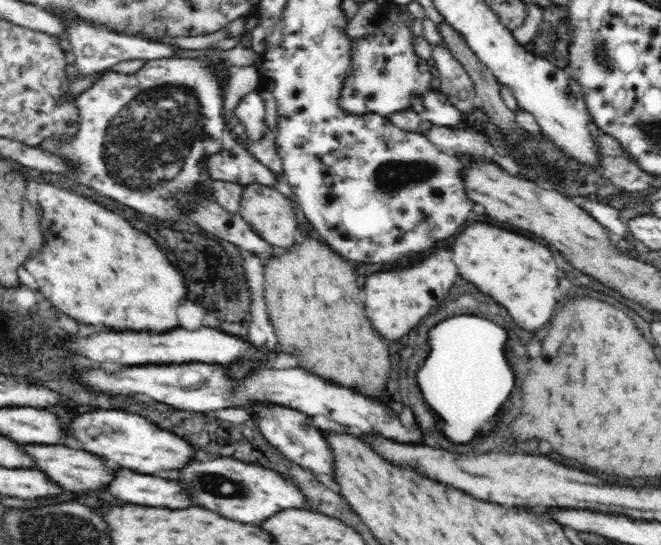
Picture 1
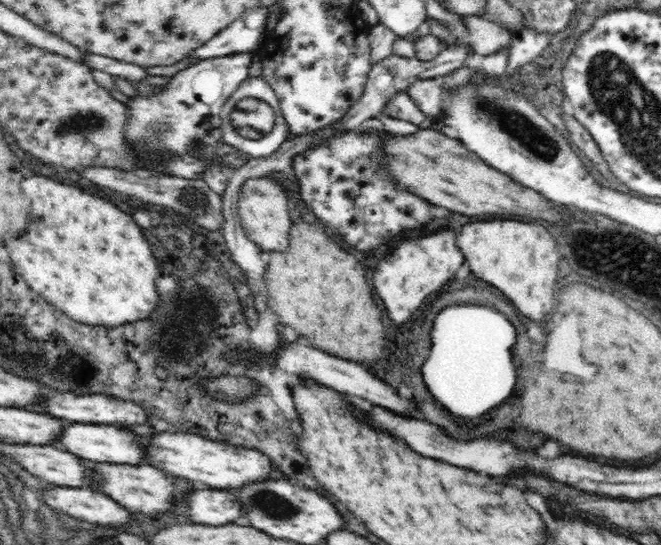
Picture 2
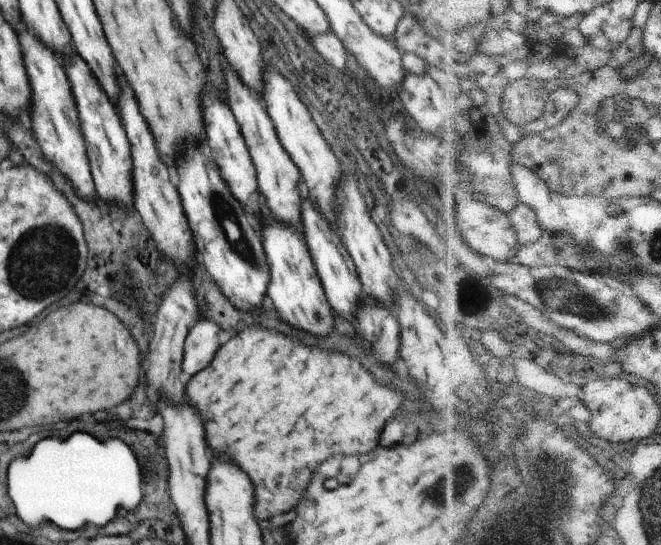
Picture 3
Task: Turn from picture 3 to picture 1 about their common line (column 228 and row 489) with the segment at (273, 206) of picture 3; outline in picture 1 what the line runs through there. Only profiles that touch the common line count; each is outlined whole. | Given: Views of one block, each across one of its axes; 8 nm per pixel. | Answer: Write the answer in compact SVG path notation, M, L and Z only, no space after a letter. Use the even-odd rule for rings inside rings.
M24 446L24 450L32 456L42 472L52 476L52 482L60 484L72 492L88 492L88 490L106 490L106 486L114 480L116 470L108 468L102 458L88 454L84 450L74 450L66 446Z

